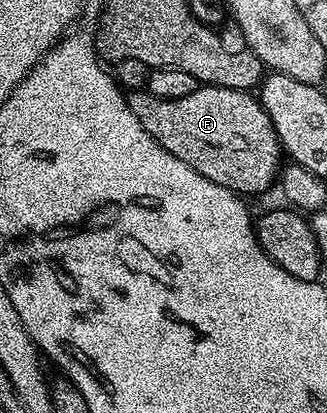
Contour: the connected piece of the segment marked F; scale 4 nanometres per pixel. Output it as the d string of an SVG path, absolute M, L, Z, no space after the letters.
M201 85L194 89L194 93L177 99L154 97L147 89L128 91L127 97L130 113L138 117L138 125L142 125L142 129L146 129L146 133L150 133L150 137L154 137L154 141L158 141L158 145L166 149L166 153L174 153L178 161L186 161L186 165L202 173L202 177L236 192L241 197L256 195L259 191L266 190L271 183L273 186L277 182L282 168L280 138L266 109L252 91Z

